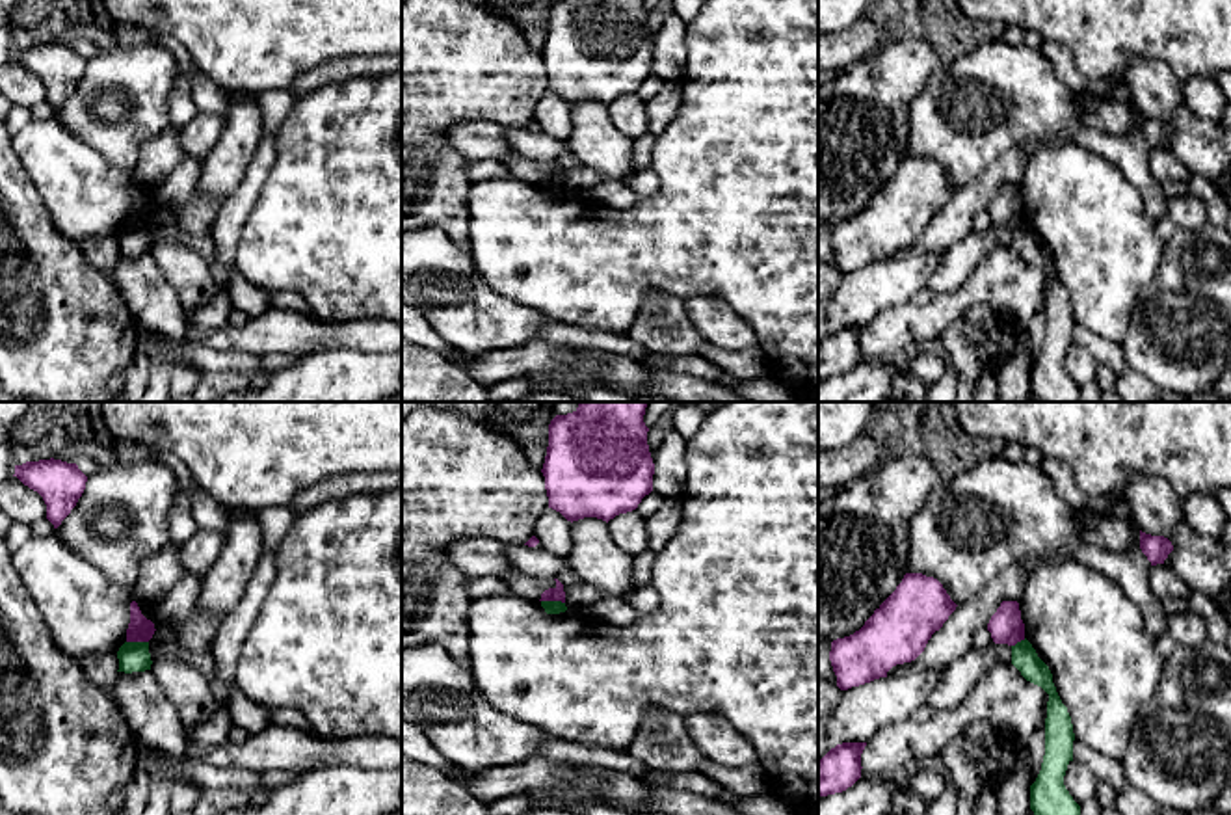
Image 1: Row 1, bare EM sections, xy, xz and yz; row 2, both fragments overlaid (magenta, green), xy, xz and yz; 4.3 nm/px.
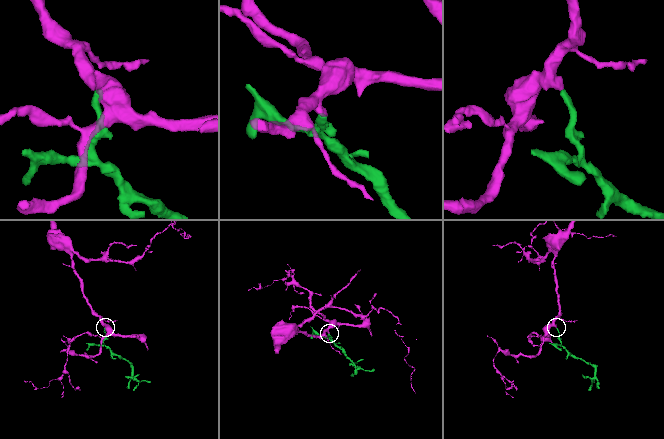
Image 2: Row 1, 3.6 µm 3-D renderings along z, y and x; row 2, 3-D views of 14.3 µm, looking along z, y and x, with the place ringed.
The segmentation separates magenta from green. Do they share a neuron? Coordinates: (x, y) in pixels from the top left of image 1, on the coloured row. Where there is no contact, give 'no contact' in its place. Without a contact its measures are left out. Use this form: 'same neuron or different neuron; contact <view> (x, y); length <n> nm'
different neuron; contact xz (553, 600); length 110 nm

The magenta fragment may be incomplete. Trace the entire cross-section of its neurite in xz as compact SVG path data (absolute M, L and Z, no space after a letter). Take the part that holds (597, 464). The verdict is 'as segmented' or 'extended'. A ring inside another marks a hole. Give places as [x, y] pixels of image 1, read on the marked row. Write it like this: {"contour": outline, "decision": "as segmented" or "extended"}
{"contour": "M578 402L567 415L549 424L549 447L543 463L549 508L567 521L597 517L610 521L638 508L653 491L655 463L643 422L647 402Z", "decision": "as segmented"}

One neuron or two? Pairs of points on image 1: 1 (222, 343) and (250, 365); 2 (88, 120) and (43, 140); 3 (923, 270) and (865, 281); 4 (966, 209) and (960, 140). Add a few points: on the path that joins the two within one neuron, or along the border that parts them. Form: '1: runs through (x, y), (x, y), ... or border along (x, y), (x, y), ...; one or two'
1: border along (190, 341), (218, 350), (244, 350), (259, 358); two
2: border along (54, 116), (66, 129), (101, 155); two
3: runs through (908, 274), (895, 281), (880, 281); one
4: border along (997, 159), (958, 188); two

